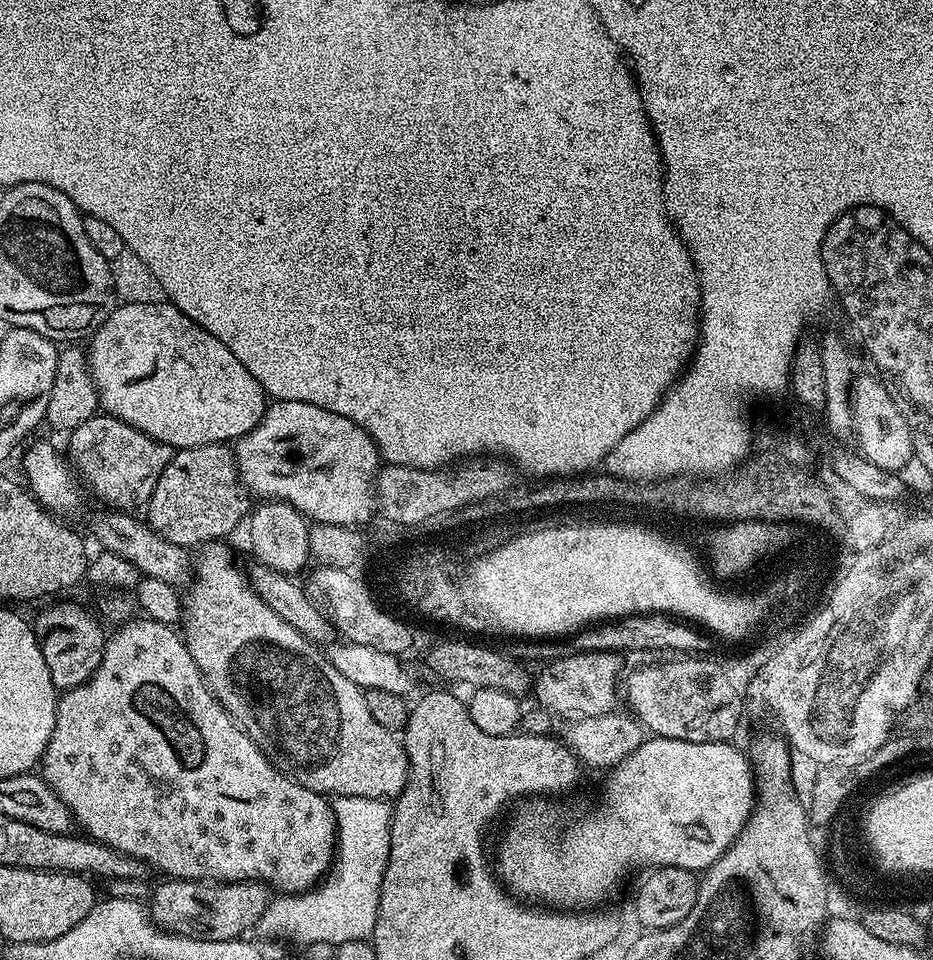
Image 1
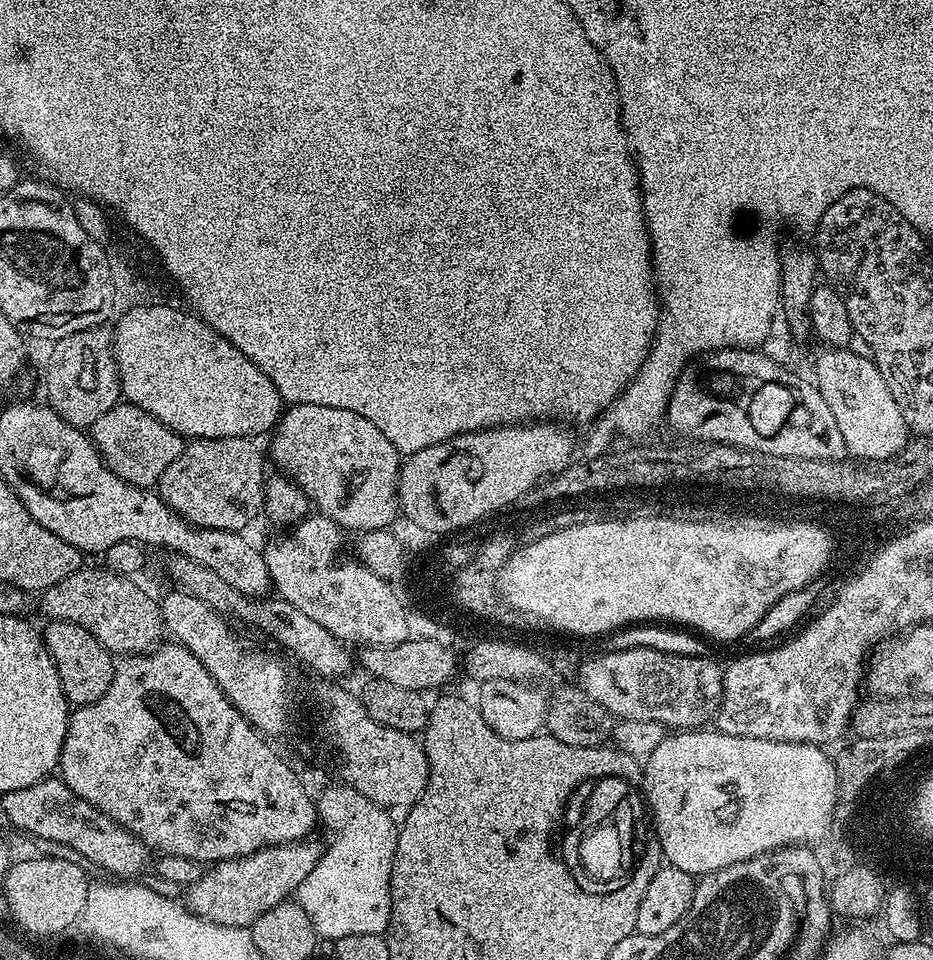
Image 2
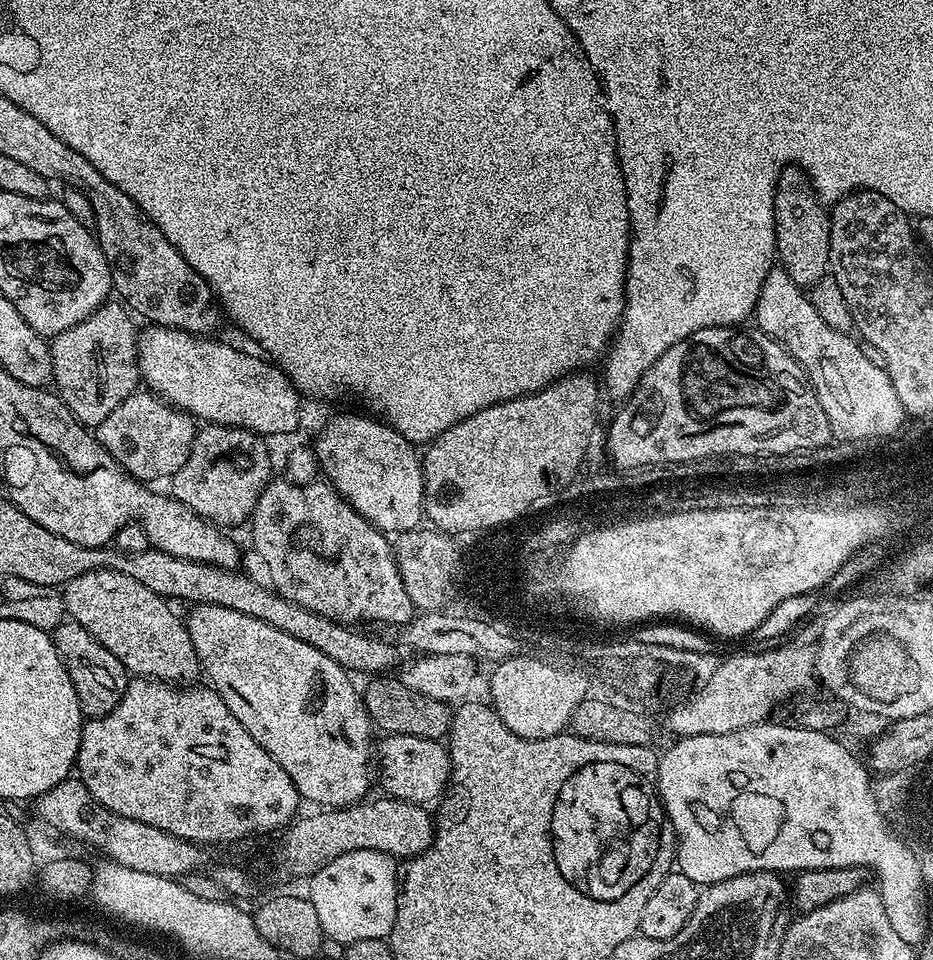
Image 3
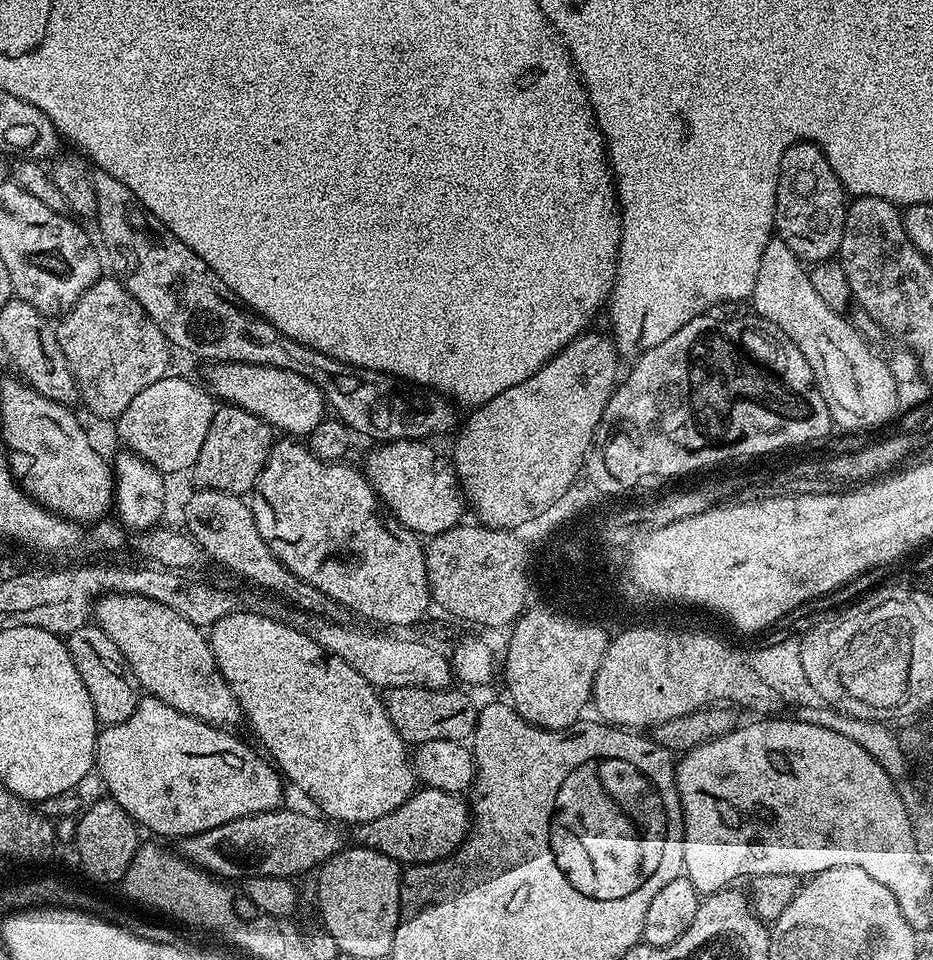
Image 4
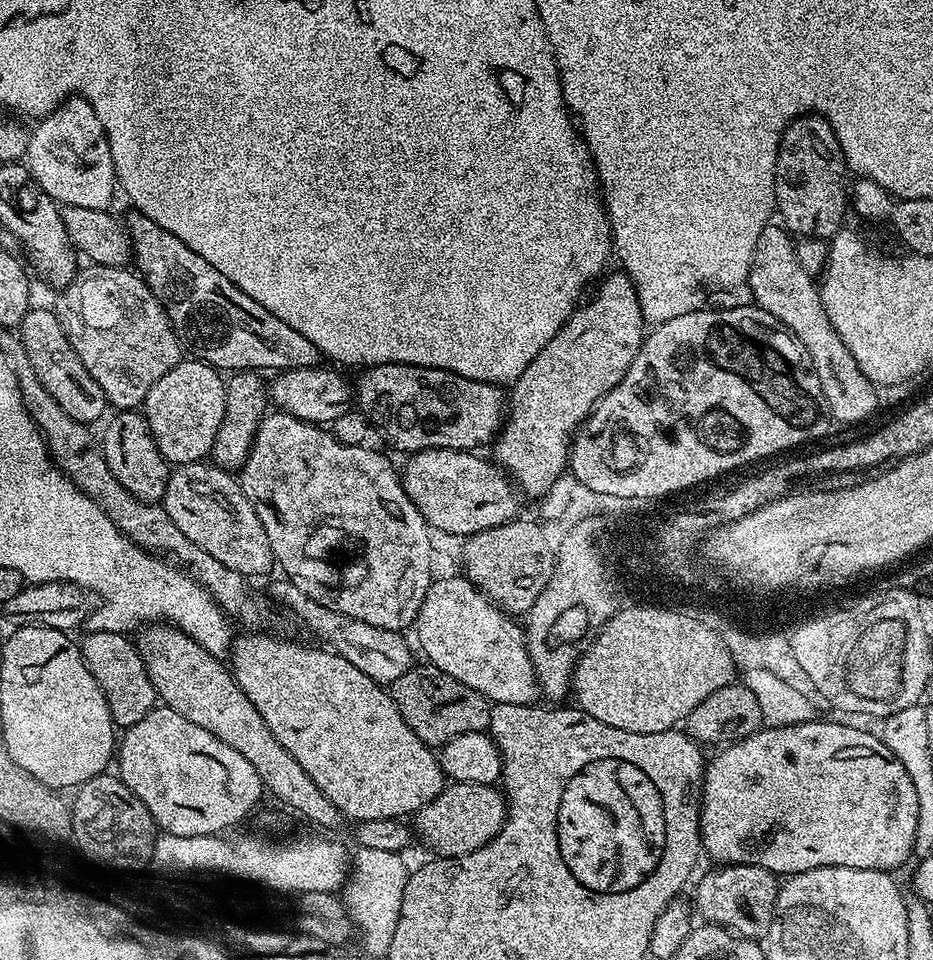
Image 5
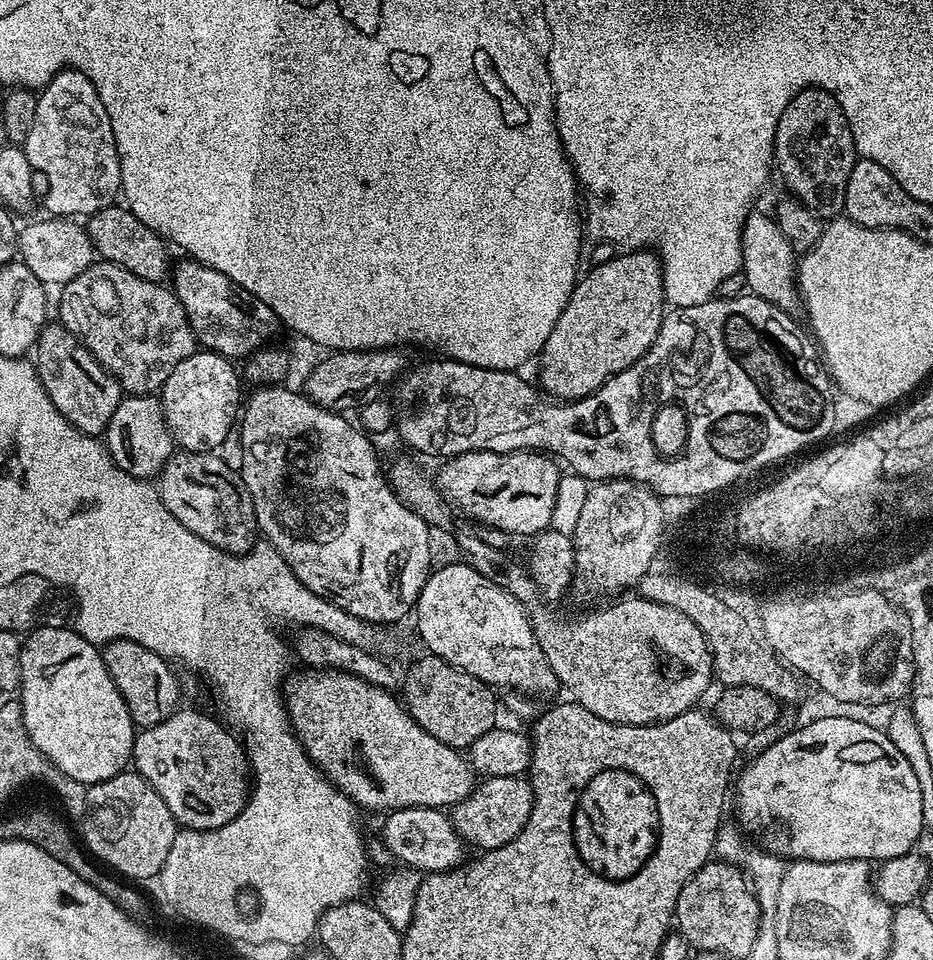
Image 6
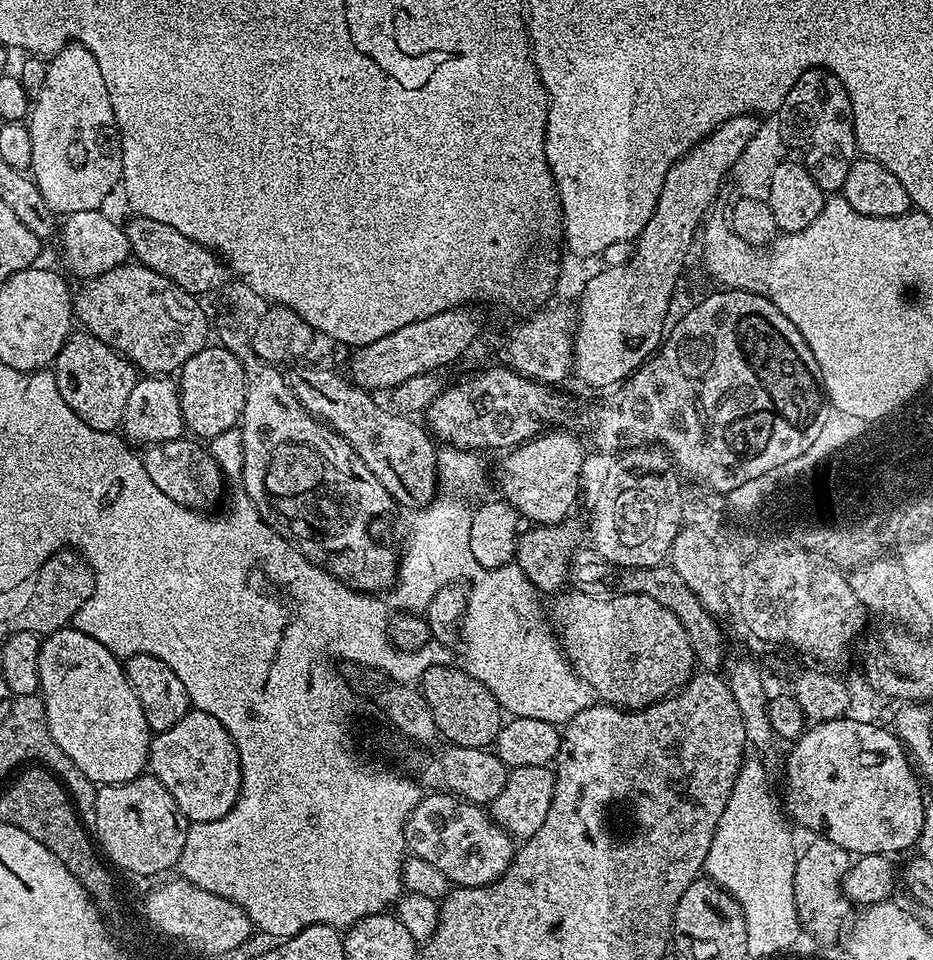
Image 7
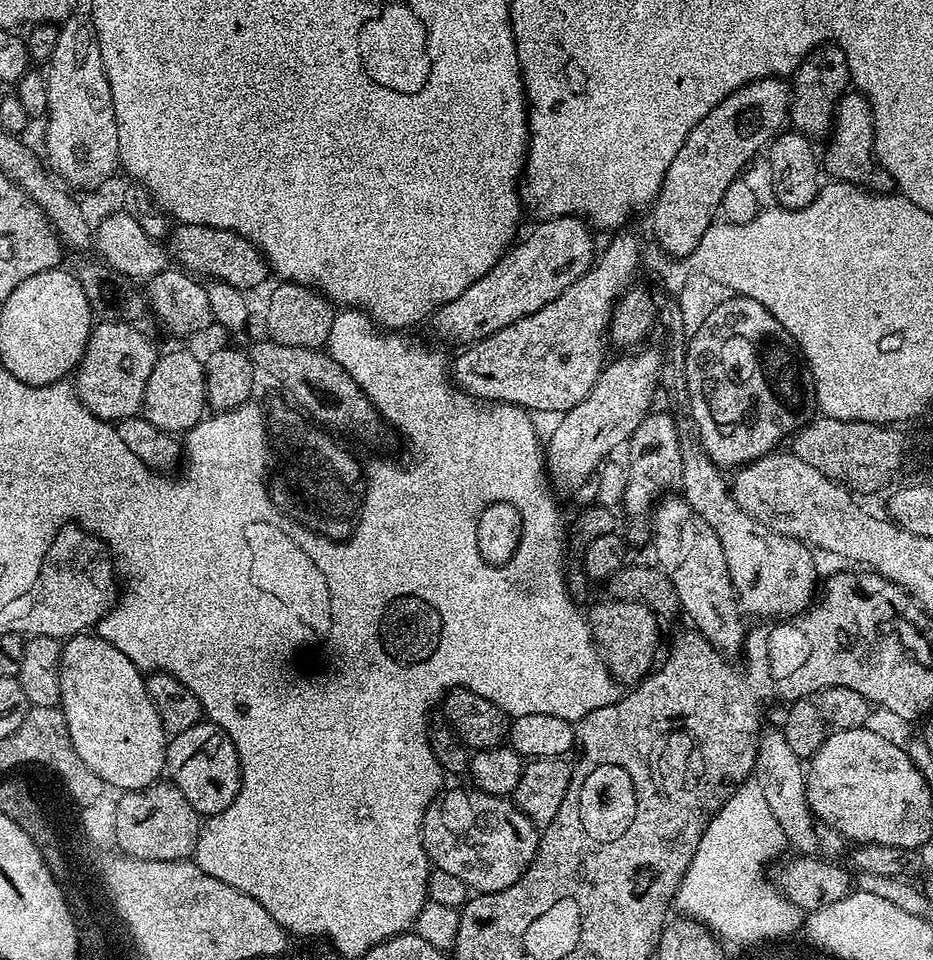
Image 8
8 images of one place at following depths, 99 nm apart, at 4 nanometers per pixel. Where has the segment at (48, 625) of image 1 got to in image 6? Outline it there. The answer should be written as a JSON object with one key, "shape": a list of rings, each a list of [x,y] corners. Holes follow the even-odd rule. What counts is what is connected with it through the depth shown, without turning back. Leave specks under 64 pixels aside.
{"shape":[[[111,640],[109,644],[103,645],[102,651],[106,670],[110,670],[110,678],[114,678],[114,686],[118,686],[137,729],[158,726],[181,707],[180,684],[172,673],[173,665],[165,657],[129,640]]]}

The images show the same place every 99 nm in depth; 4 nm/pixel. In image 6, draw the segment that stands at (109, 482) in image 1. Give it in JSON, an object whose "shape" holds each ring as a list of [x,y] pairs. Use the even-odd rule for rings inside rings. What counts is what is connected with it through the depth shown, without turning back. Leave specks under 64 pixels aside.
{"shape":[[[197,350],[190,358],[178,362],[166,378],[158,393],[164,407],[166,426],[170,430],[177,449],[186,452],[211,452],[220,450],[224,439],[233,435],[242,412],[242,376],[231,359],[217,352]]]}

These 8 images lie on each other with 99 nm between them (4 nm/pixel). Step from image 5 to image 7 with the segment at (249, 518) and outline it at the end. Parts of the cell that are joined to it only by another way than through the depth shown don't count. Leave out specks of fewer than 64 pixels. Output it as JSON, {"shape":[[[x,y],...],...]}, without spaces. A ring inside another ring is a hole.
{"shape":[[[192,438],[149,444],[142,452],[142,467],[146,470],[152,487],[162,490],[166,498],[187,508],[208,510],[211,504],[219,502],[220,495],[224,492],[226,477],[221,472],[218,461],[212,457],[211,451],[207,447],[199,446],[204,447]]]}

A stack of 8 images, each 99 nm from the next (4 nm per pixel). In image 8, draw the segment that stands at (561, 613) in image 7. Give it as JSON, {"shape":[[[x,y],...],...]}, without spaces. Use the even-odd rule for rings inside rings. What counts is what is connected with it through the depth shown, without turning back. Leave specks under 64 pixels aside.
{"shape":[[[613,599],[611,603],[594,605],[592,613],[589,611],[586,619],[592,630],[592,638],[612,677],[621,685],[632,686],[653,671],[660,642],[660,622],[645,604],[617,599]]]}

